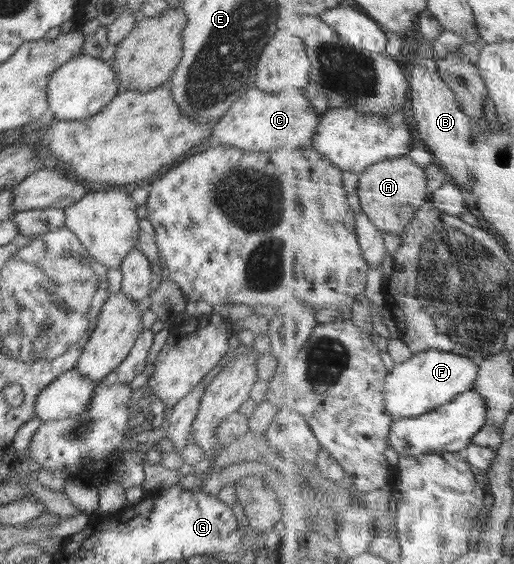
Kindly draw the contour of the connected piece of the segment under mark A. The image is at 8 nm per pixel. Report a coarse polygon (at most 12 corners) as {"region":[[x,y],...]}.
{"region":[[409,156],[372,165],[358,193],[384,234],[402,236],[430,199]]}

